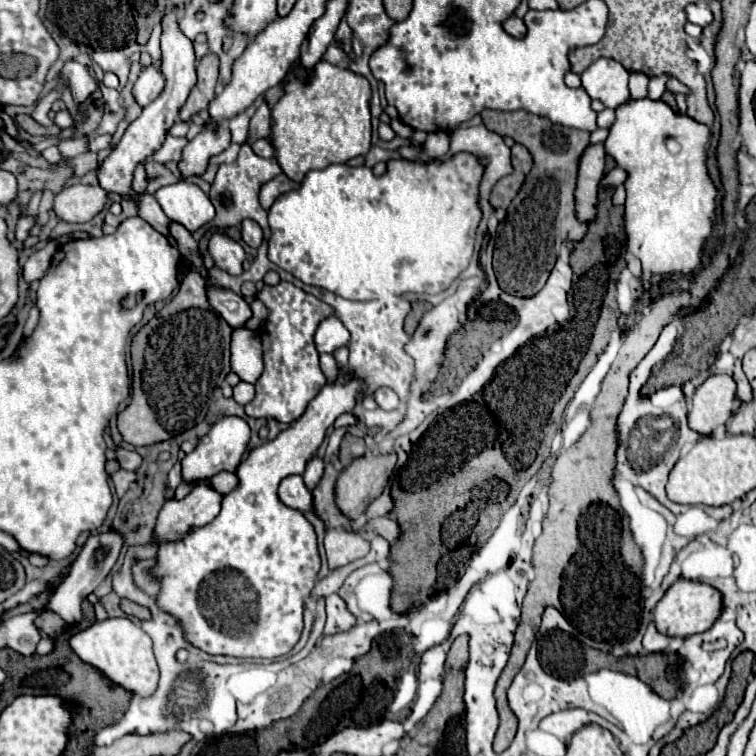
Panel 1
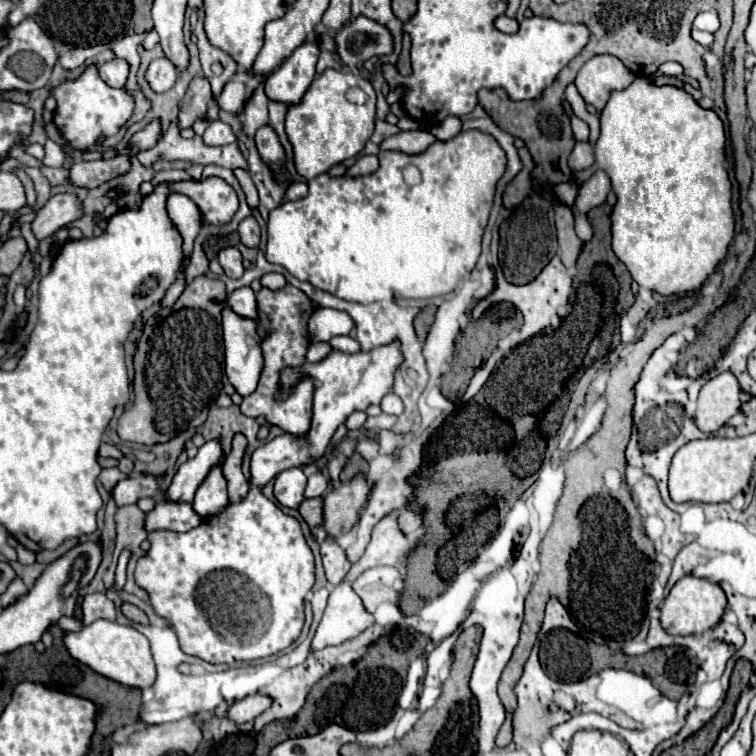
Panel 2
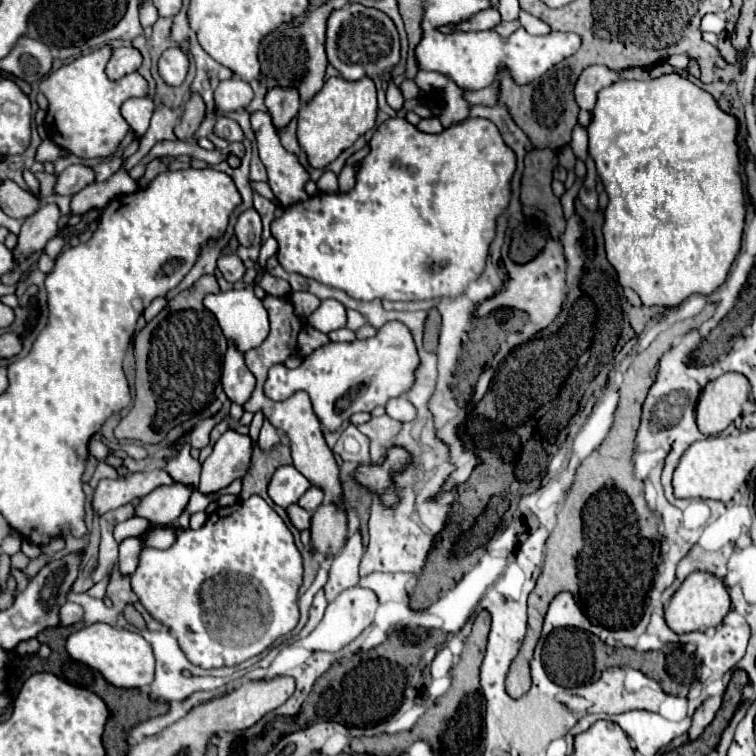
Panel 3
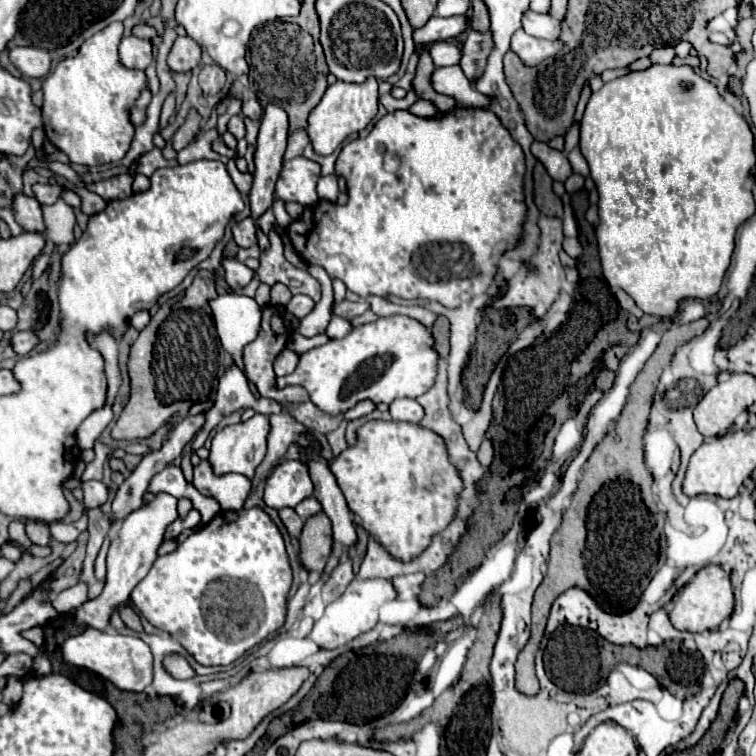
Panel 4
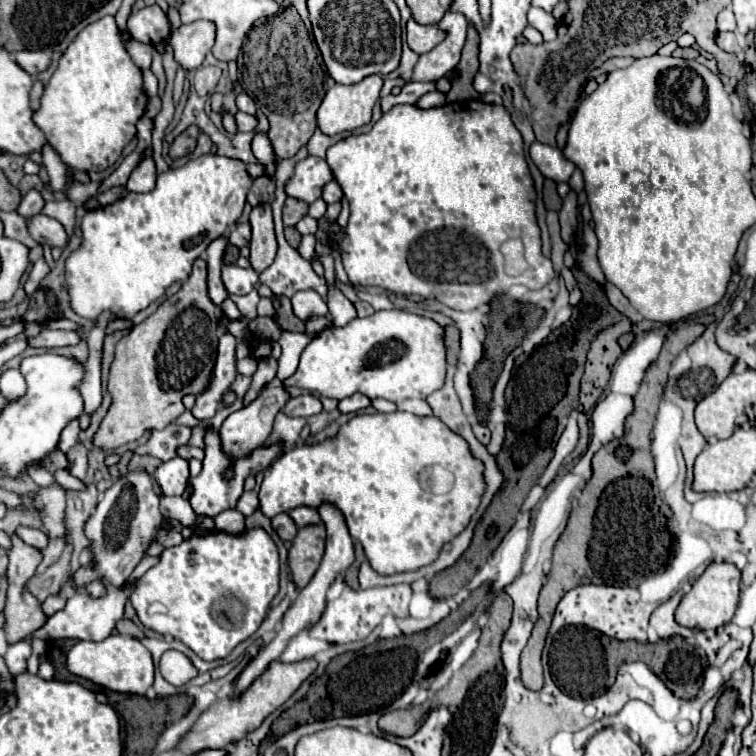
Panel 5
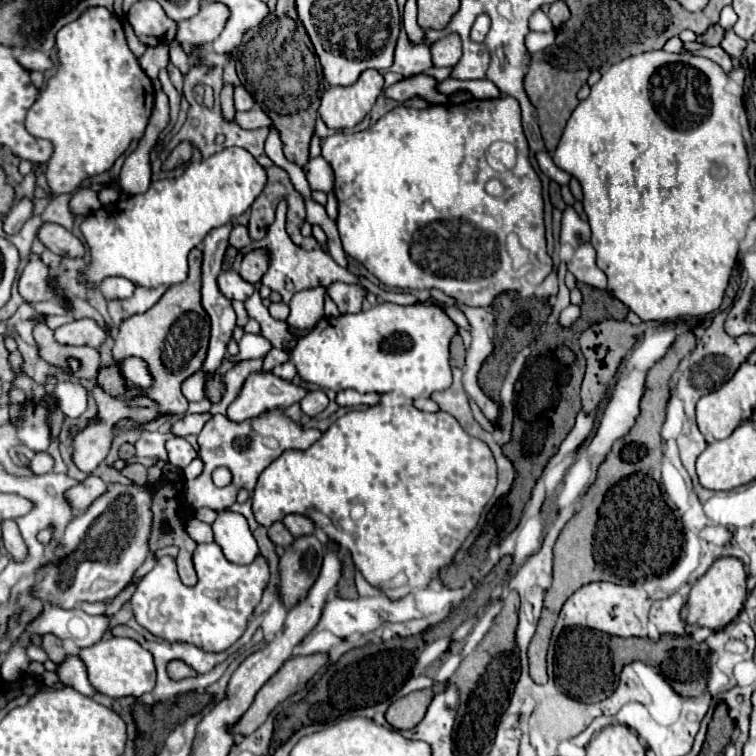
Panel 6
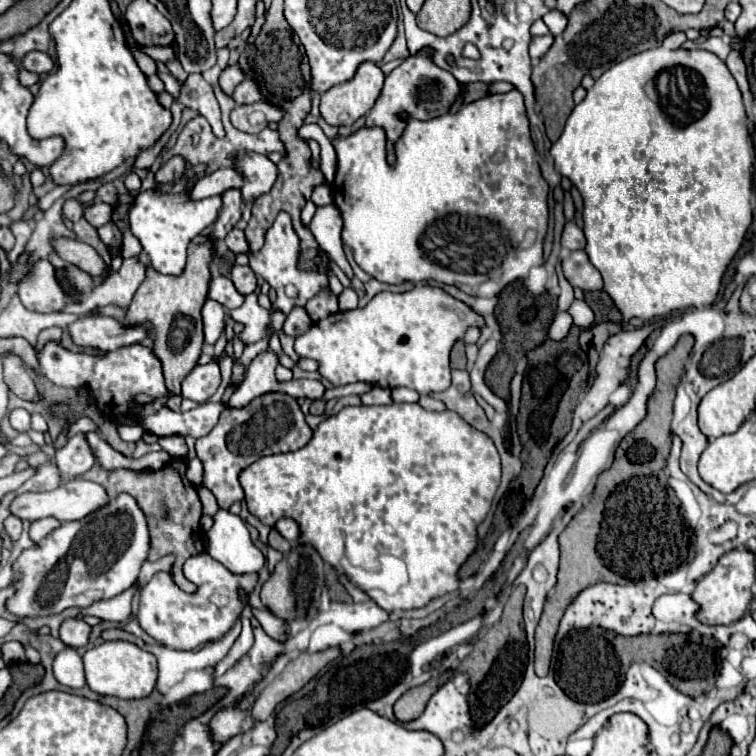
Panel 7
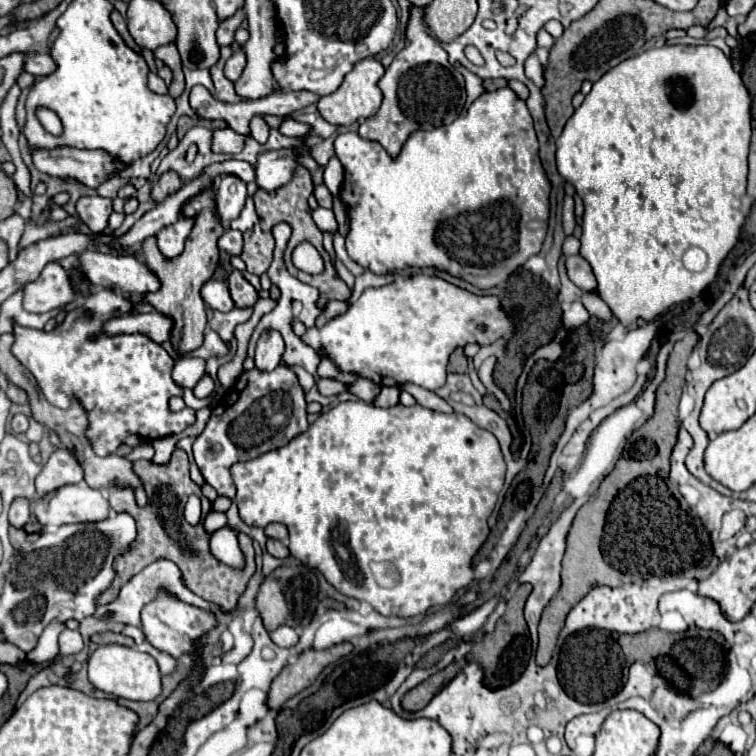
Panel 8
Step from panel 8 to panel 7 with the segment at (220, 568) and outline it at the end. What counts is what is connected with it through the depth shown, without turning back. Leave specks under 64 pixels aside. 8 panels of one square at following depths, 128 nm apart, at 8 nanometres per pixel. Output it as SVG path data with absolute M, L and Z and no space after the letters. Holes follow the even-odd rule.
M176 458L168 466L152 472L152 470L114 470L108 478L108 494L110 498L116 498L120 492L128 492L136 498L140 504L140 510L144 512L148 520L150 530L150 554L148 560L154 562L160 556L174 554L176 562L172 568L172 578L184 592L194 592L196 586L188 582L182 574L182 564L188 560L188 556L196 556L196 552L202 552L202 530L200 530L200 516L202 516L202 502L198 498L196 488L186 480L186 462Z

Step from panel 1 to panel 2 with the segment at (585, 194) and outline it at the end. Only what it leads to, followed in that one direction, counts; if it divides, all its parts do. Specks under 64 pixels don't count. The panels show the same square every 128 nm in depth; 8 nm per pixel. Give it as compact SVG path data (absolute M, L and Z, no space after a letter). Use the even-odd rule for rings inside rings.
M578 216L576 218L576 236L582 242L588 242L592 238L592 228L590 228L590 222L588 222L586 216Z

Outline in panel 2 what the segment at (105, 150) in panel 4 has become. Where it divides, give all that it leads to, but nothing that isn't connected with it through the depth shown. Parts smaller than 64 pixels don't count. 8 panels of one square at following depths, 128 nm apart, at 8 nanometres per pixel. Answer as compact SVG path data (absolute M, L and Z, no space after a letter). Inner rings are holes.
M88 64L80 76L60 82L56 88L52 88L52 96L56 100L54 124L62 132L64 140L80 152L96 148L100 138L118 134L118 130L130 120L134 112L132 94L126 92L126 88L110 88L100 78L98 64Z

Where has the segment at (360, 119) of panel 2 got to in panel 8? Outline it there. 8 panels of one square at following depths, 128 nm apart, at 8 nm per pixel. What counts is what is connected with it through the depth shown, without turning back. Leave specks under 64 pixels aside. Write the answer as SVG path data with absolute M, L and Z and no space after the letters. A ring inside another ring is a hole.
M376 58L360 60L354 66L354 70L350 74L346 74L342 86L336 92L320 98L318 112L322 114L322 118L326 122L336 124L336 126L350 126L350 124L354 124L360 118L372 118L378 112L380 102L382 102L382 92L378 88L378 80L382 76L384 76L384 66Z

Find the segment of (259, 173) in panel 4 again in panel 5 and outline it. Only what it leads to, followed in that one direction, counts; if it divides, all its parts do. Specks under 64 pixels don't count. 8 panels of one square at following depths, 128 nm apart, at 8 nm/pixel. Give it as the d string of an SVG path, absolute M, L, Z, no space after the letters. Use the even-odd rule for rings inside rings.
M256 134L254 140L252 140L252 150L254 150L254 156L258 158L258 162L262 162L266 166L266 174L272 176L274 174L274 168L276 168L276 156L274 156L274 150L270 146L270 140L266 134ZM258 206L250 214L252 242L250 242L250 266L260 274L268 268L276 256L276 236L272 224L270 206Z

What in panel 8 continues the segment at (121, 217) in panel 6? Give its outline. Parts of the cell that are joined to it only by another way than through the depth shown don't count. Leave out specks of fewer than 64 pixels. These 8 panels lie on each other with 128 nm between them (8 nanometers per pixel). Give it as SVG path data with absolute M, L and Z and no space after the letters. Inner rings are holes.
M302 144L300 148L282 148L276 152L264 152L256 162L256 184L264 190L276 190L288 184L298 168L298 156L310 154L310 146ZM182 218L170 226L164 226L156 238L158 238L158 248L166 258L174 258L184 250L184 240L188 238L192 228L192 220Z

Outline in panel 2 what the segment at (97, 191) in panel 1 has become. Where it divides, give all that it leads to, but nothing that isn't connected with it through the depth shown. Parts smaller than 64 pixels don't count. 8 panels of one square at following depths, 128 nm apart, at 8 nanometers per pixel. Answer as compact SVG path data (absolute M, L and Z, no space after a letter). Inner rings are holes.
M58 194L52 196L34 216L32 220L32 232L38 242L44 238L56 234L58 228L68 226L76 218L82 216L80 200L74 194Z

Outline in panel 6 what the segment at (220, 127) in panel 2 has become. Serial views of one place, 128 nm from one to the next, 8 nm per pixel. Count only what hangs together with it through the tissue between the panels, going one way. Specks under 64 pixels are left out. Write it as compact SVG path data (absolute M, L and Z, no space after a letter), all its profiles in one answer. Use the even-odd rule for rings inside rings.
M252 108L248 112L236 112L236 124L240 128L252 130L252 128L262 128L262 126L272 126L272 120L262 108Z

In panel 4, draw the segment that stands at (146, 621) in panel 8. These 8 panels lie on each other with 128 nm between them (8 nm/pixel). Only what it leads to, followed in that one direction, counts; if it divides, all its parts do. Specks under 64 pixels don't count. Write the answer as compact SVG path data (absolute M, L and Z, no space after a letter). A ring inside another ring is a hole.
M250 508L250 510L240 510L240 512L230 510L230 512L220 512L202 530L190 534L182 544L178 544L178 548L174 552L170 552L166 556L158 556L156 562L152 564L148 576L134 588L132 602L152 626L172 634L186 648L186 652L192 654L200 664L218 666L218 664L232 664L248 648L262 642L268 634L275 632L276 628L280 628L284 624L286 594L290 590L290 584L292 584L292 570L290 570L288 554L284 548L284 538L280 534L280 530L272 524L268 514L262 512L260 508Z

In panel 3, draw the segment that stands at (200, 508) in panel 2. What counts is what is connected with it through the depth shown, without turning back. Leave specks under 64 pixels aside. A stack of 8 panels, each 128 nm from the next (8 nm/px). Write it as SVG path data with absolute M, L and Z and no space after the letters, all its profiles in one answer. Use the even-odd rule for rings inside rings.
M228 428L214 444L212 454L202 464L200 492L216 492L236 478L244 478L252 464L254 442L248 434L238 434Z

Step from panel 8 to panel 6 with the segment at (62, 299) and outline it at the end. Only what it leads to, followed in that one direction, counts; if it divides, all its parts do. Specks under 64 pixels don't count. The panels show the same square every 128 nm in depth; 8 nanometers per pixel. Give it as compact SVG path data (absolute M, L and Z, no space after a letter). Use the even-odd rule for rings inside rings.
M34 258L26 264L18 280L18 292L26 302L42 302L56 296L48 282L48 266L40 258Z

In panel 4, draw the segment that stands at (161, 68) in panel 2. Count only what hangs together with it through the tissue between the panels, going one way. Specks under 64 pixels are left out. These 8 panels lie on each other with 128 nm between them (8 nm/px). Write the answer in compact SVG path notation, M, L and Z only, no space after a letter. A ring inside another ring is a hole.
M178 36L170 54L168 54L168 66L172 72L190 72L200 64L202 48L192 40L190 36Z

